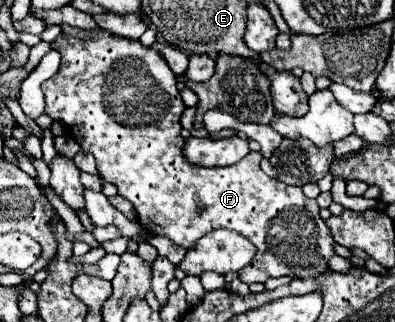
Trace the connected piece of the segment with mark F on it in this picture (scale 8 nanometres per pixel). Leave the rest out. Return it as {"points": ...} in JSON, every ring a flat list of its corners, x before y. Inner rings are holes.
{"points":[[101,28,89,30,87,38,61,32,51,48,61,54,61,66,55,76,41,84,45,94,43,112,53,120,67,124,69,136,73,136,81,150,95,156,99,176,117,186,119,196,135,206,139,224,143,224,149,234,169,236,169,240,185,250,193,248,201,236,217,228,243,234,257,246,253,262,239,272,239,280,245,284,265,282,267,278,279,276,317,278,329,268,327,260,335,254,333,236,319,216,317,200,305,198,299,186,271,180,261,170,261,154,247,154,237,164,225,168,201,168,185,160,185,154,181,152,185,146,181,136,181,114,185,104,177,90,177,76,157,50,143,46,139,40,119,38]]}

